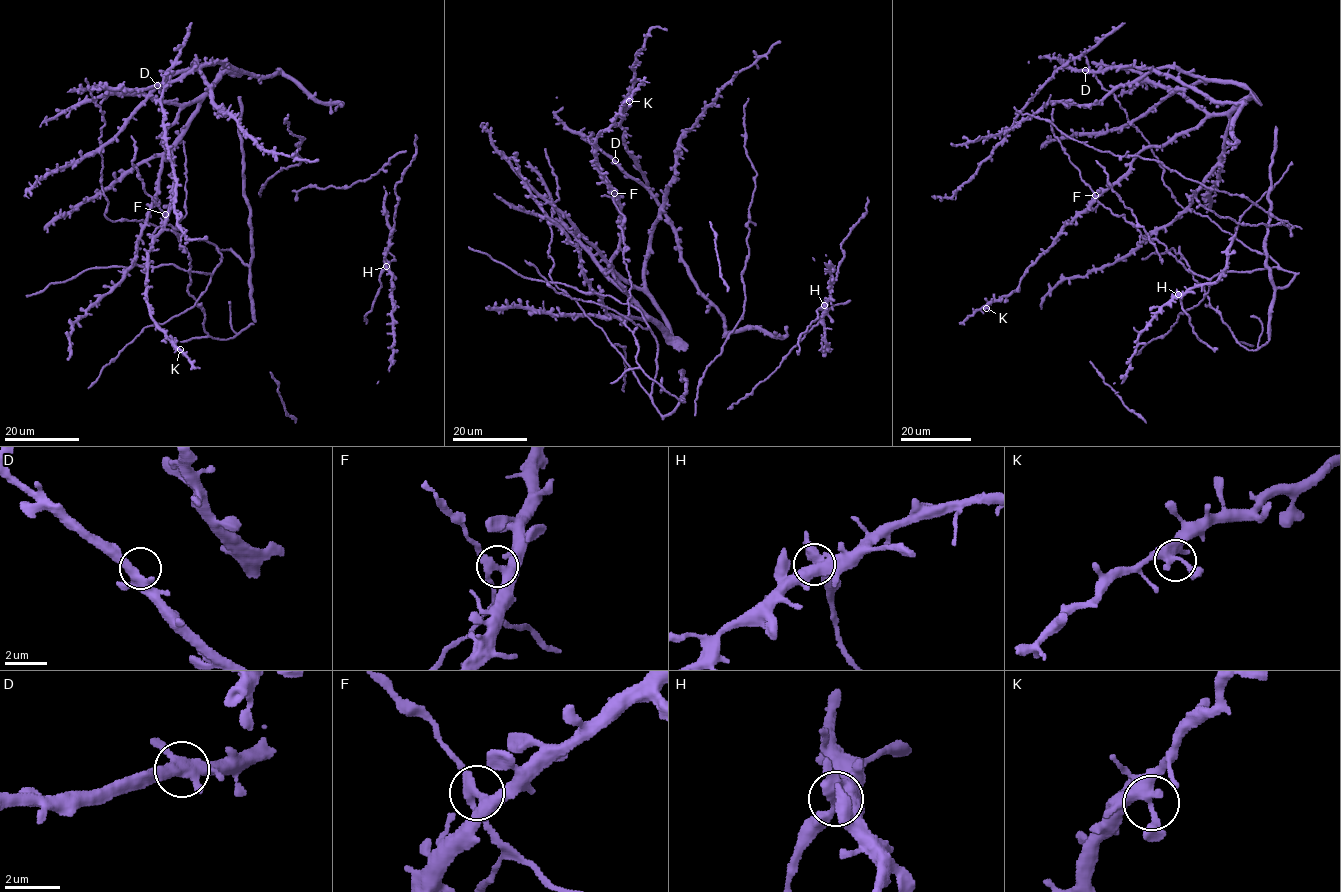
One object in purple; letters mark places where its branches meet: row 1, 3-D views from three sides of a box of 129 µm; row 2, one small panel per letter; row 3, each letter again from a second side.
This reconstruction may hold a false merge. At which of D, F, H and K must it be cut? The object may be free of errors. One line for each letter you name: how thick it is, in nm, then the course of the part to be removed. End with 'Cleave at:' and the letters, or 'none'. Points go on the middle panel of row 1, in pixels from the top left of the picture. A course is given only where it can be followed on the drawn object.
Cleave at: none

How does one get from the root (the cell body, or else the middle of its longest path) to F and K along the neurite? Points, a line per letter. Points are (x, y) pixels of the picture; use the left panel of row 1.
F: (198, 273), (189, 272), (188, 252), (179, 249), (177, 229), (165, 222), (165, 214)
K: (198, 273), (189, 272), (188, 252), (164, 218), (148, 251), (146, 302), (154, 323), (180, 349)

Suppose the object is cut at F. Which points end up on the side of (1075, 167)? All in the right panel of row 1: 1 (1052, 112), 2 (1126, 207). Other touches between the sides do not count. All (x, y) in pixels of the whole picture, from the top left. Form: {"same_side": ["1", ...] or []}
{"same_side": ["1"]}

